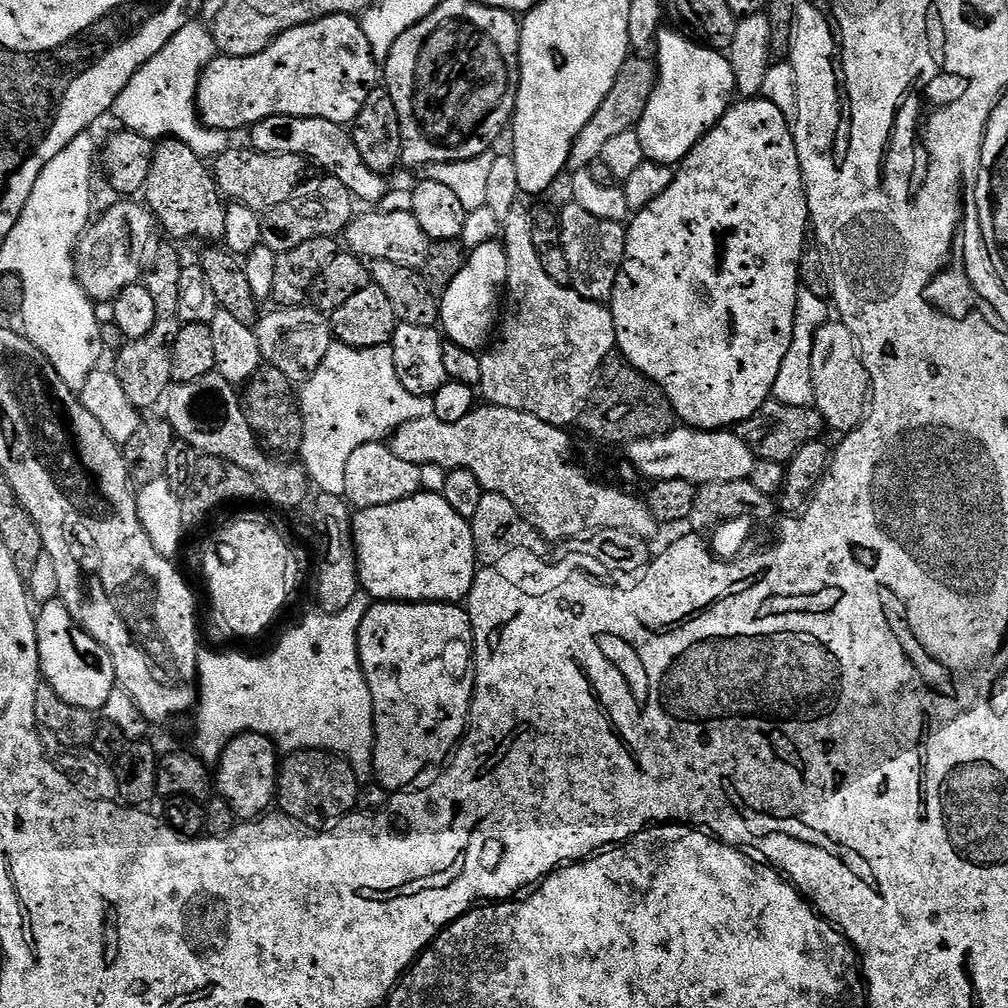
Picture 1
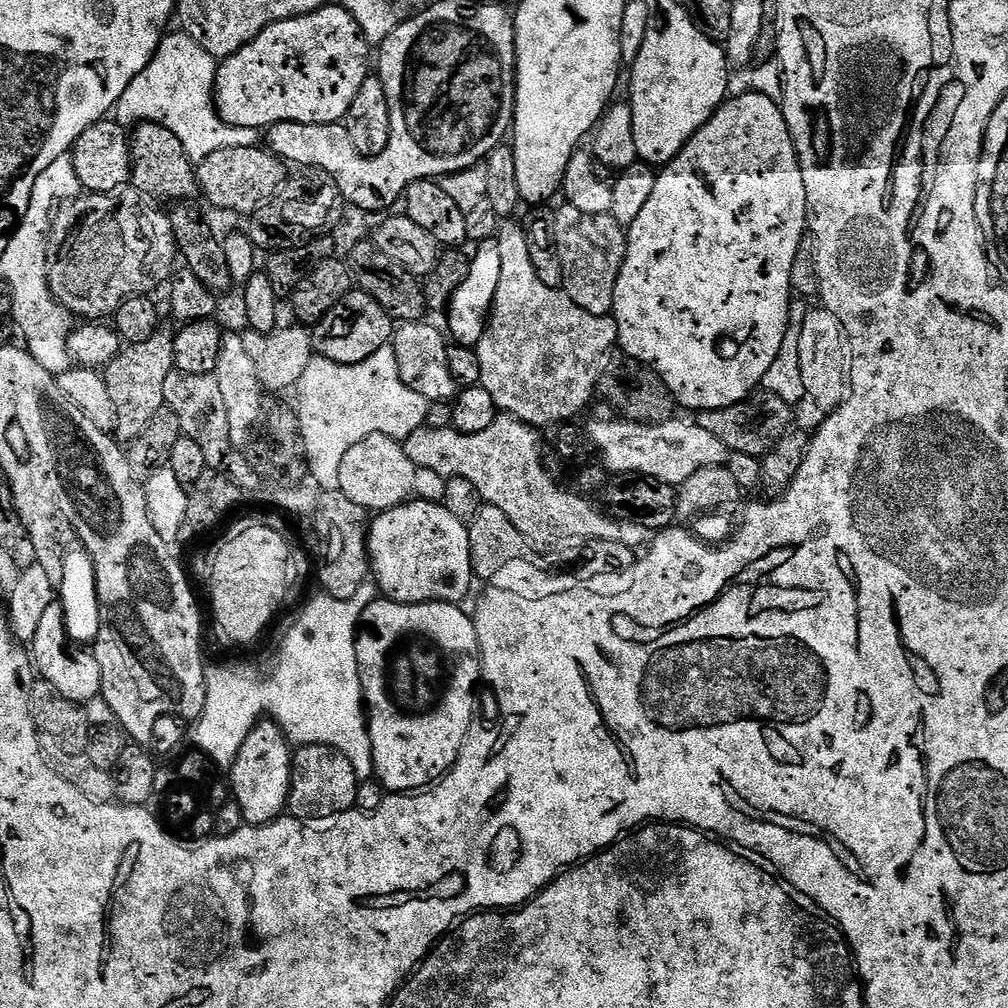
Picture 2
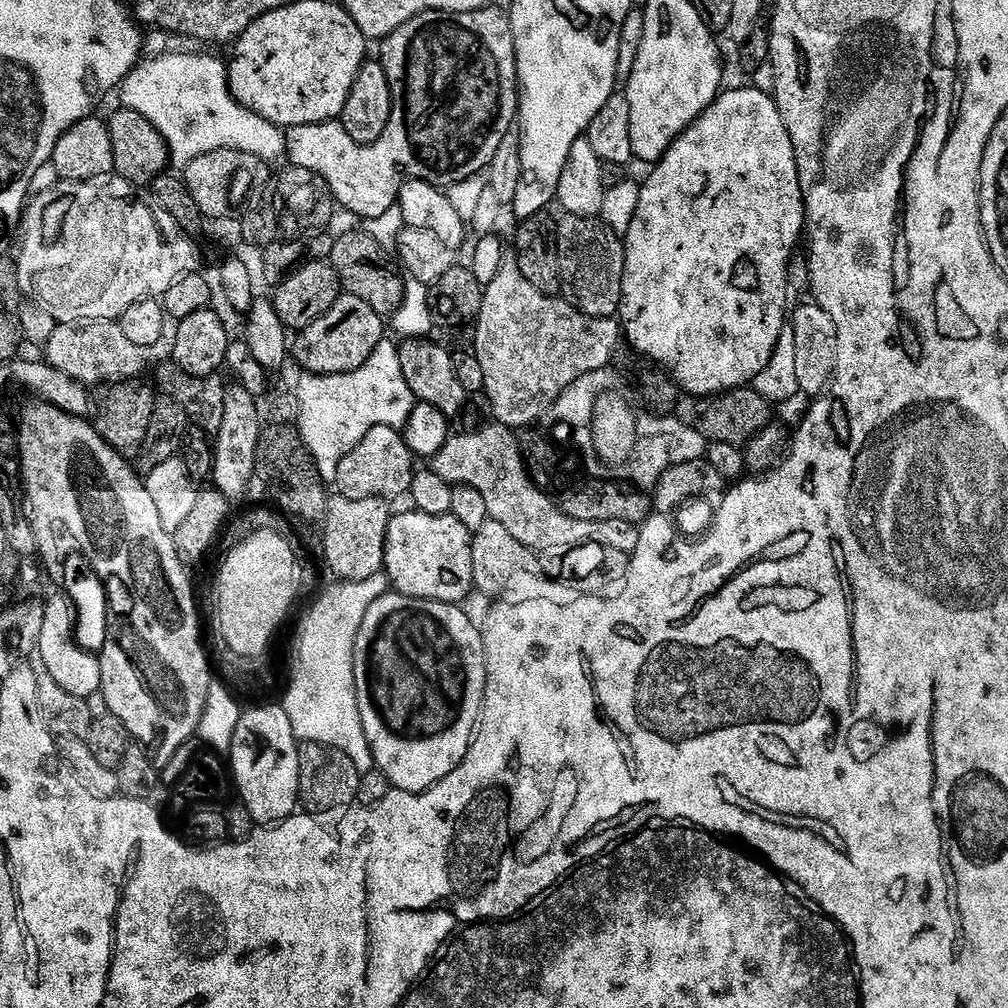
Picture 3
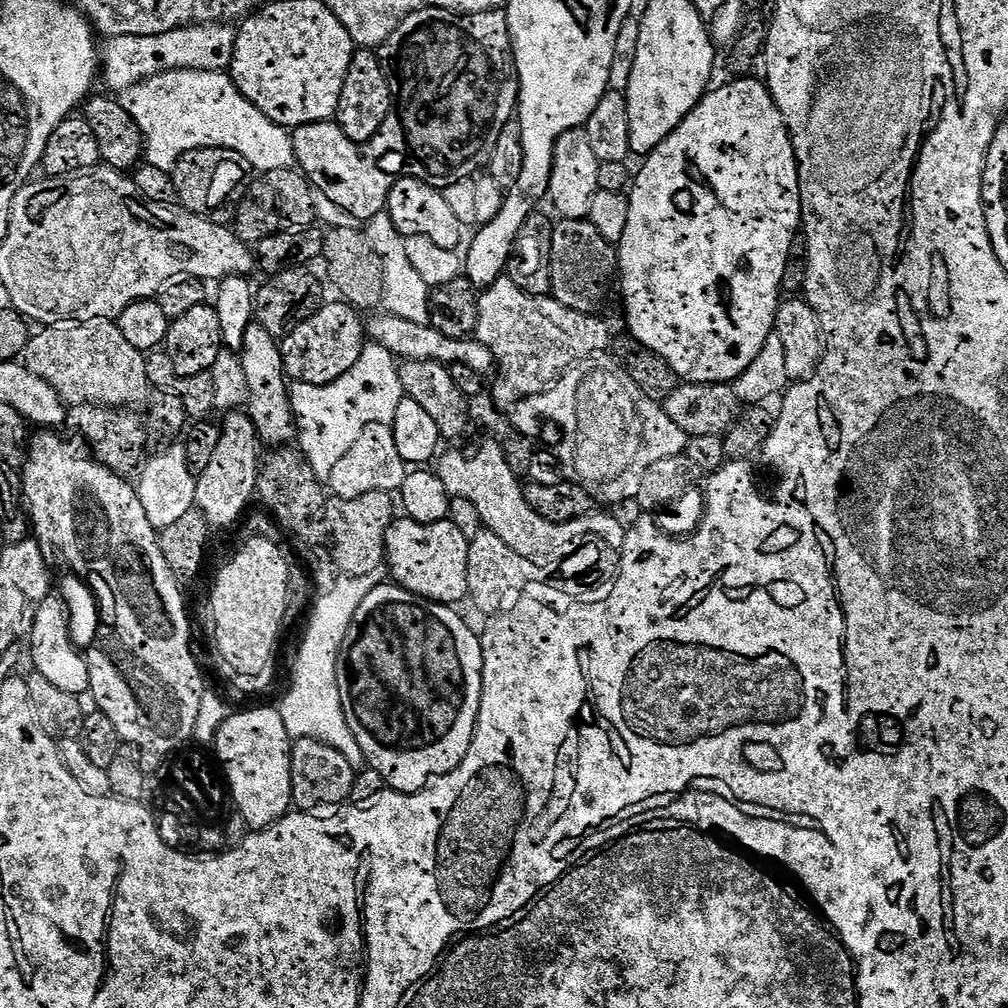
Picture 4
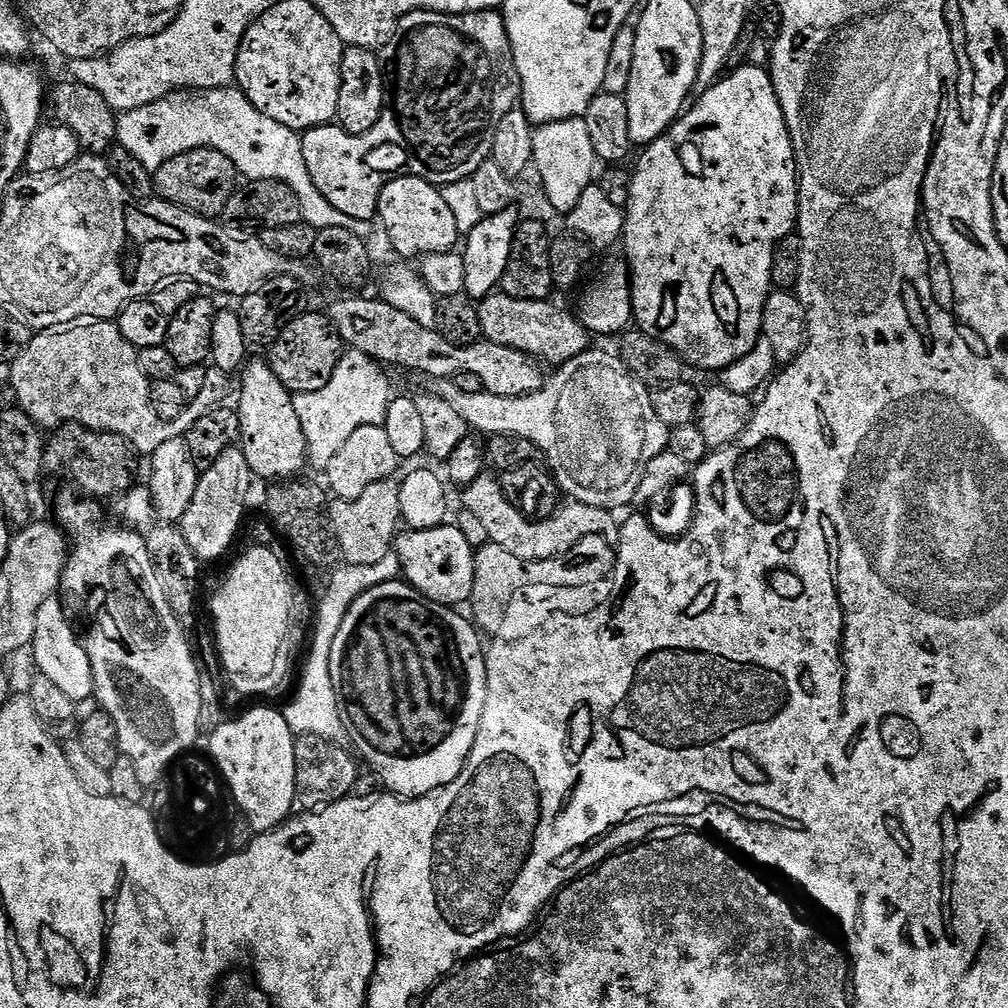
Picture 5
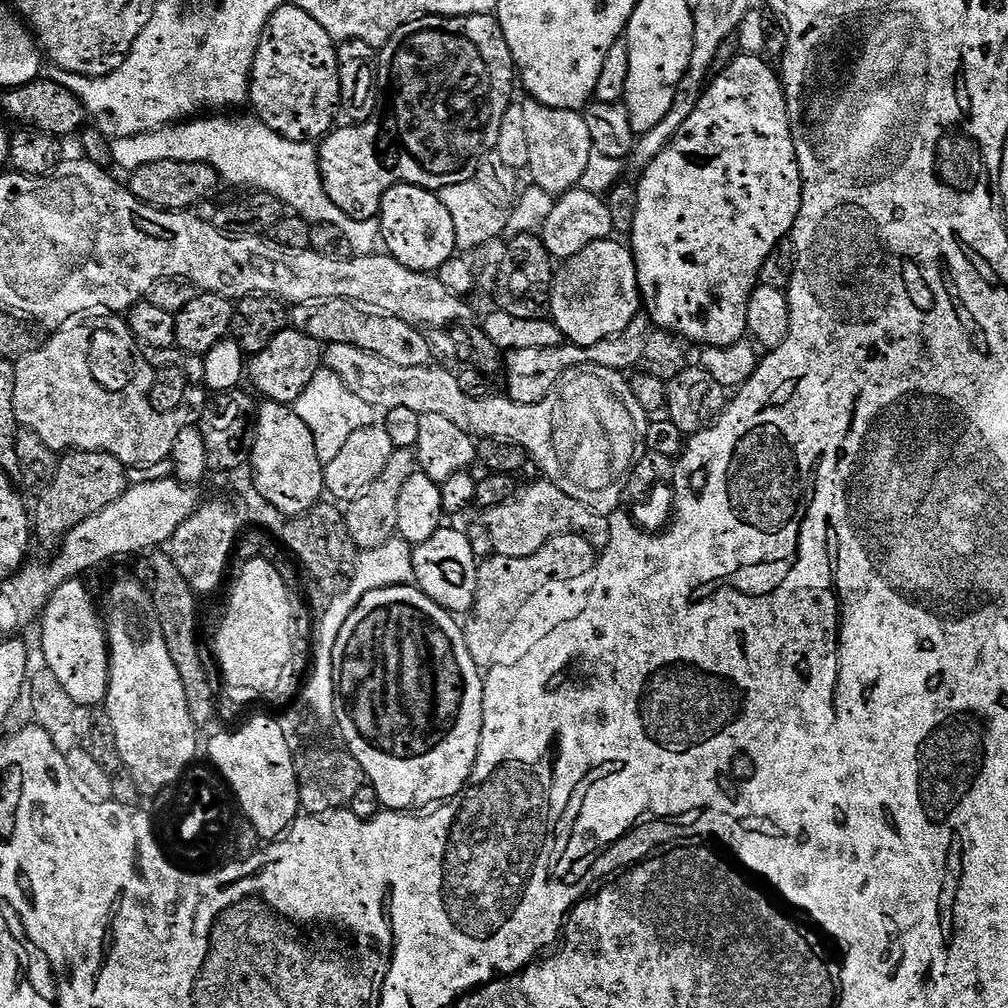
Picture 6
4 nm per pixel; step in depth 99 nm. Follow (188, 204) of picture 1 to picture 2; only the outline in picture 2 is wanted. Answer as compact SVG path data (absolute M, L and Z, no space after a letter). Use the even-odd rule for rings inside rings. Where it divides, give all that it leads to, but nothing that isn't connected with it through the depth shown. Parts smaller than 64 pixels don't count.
M145 122L135 125L130 139L132 141L132 178L130 184L131 187L134 186L137 188L133 189L141 197L147 198L152 202L160 202L156 200L188 202L192 200L192 195L197 195L198 185L196 183L196 168L194 167L194 162L186 154L182 142L178 142L178 137L171 130L166 130L166 126L162 126L161 124L149 124Z

